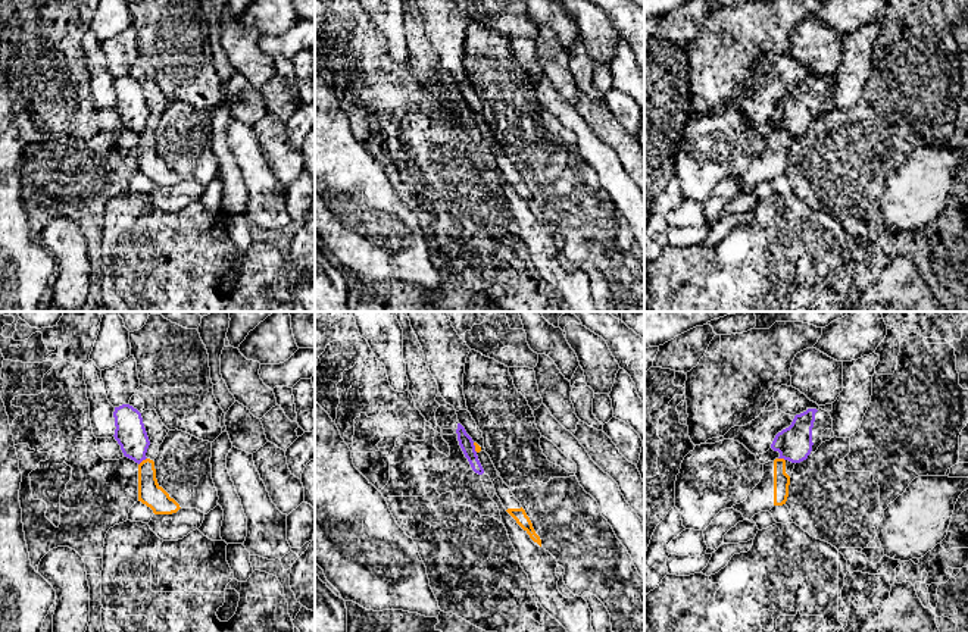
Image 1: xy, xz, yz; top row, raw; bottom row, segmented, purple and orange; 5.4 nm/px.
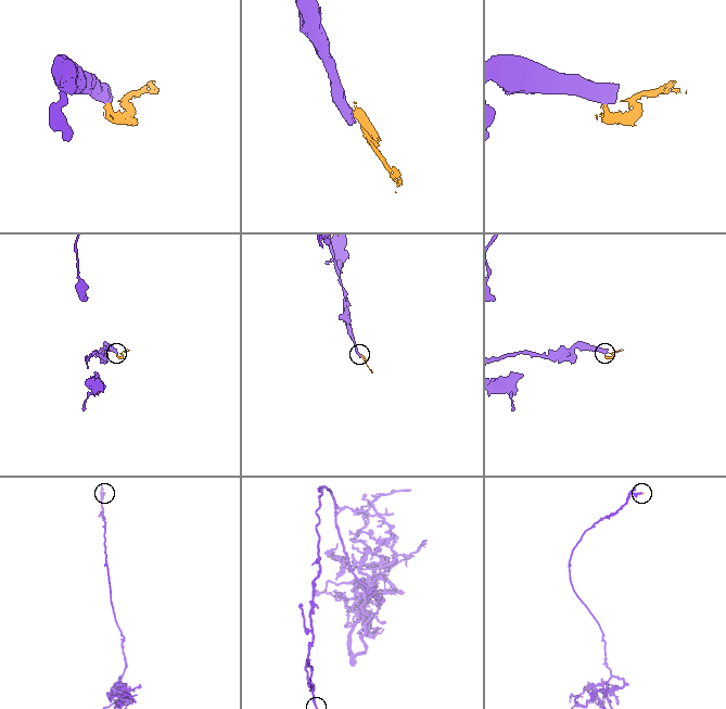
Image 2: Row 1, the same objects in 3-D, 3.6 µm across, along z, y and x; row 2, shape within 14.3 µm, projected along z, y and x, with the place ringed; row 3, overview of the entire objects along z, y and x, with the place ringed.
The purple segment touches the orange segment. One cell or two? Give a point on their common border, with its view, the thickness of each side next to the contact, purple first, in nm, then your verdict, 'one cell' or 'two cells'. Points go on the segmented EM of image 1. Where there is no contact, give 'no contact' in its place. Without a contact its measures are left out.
xy (141, 460) | 170/130 nm | two cells

